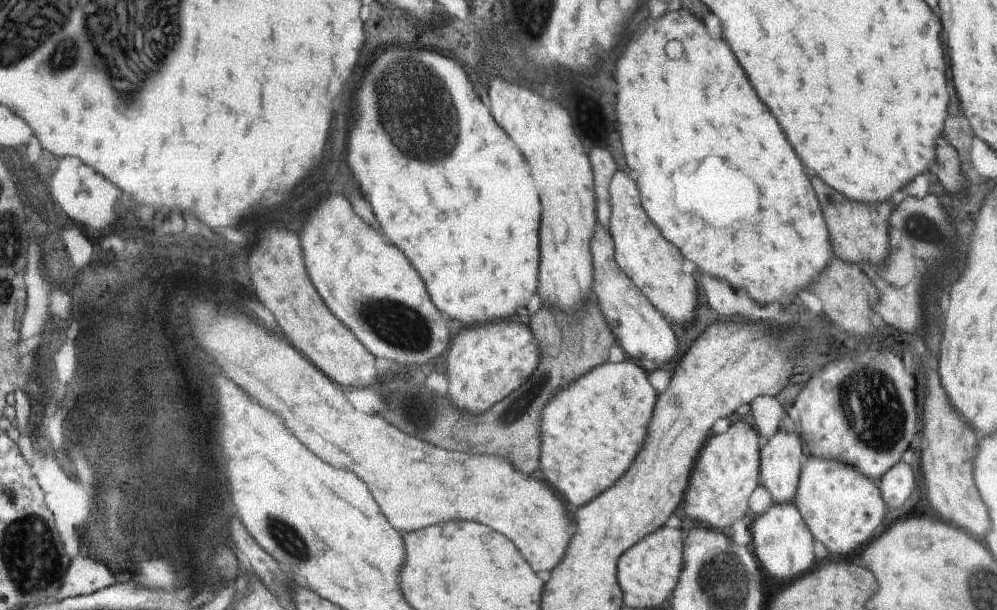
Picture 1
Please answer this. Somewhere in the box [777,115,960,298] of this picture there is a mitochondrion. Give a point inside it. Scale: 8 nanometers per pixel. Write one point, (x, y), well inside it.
(915, 224)

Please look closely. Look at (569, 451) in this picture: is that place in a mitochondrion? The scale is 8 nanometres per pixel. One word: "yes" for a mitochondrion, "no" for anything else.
no

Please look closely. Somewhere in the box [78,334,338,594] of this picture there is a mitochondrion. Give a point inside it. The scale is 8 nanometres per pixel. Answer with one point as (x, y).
(285, 536)

